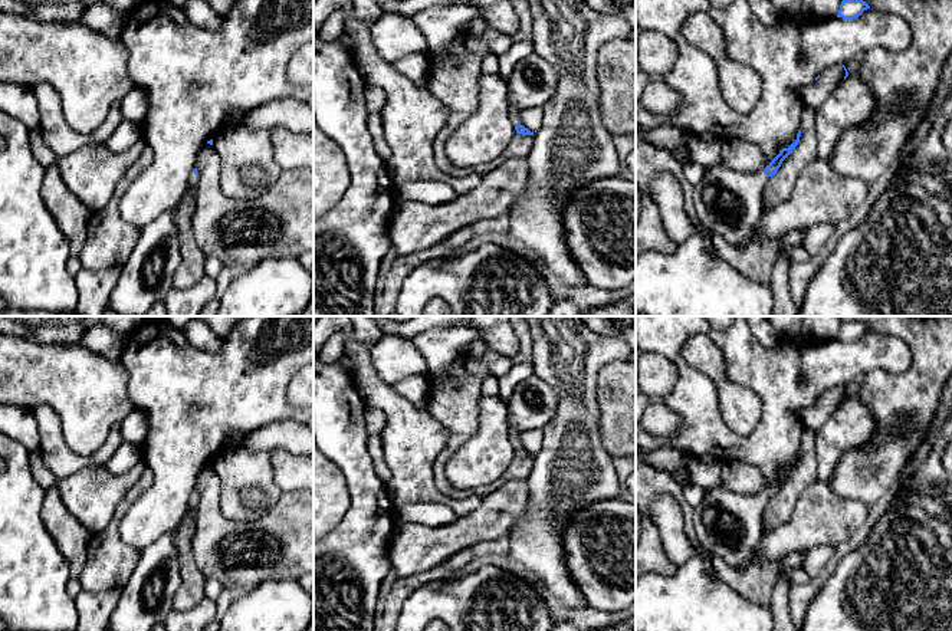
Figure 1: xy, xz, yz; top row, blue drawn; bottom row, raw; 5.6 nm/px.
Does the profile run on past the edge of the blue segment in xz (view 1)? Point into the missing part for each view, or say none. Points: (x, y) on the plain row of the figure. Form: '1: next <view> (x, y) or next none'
1: next xz (532, 404)

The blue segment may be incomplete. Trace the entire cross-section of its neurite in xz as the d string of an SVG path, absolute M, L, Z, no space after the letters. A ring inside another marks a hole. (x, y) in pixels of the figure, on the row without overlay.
M535 375L513 388L506 405L509 438L515 444L516 456L534 457L519 446L519 434L528 430L542 430L548 425L558 404L559 398L555 390Z

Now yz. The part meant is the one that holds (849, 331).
M843 322L837 339L856 341L870 328L863 322Z

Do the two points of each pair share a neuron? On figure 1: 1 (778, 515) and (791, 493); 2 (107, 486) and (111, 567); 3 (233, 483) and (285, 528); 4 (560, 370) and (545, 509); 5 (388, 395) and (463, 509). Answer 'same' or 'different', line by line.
1: same
2: different
3: different
4: same
5: same

